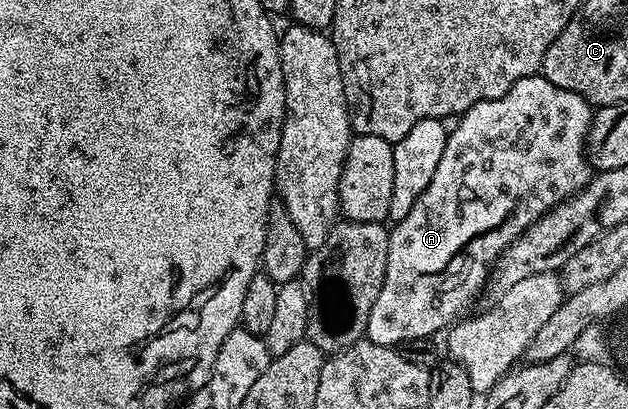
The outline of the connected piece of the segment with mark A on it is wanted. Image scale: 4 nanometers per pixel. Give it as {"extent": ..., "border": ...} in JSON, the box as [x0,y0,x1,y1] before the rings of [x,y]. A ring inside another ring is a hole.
{"extent":[367,75,593,347],"border":[[[543,75],[518,79],[518,83],[514,83],[514,87],[510,87],[510,91],[506,91],[506,95],[502,95],[493,101],[480,101],[474,107],[465,111],[462,124],[455,129],[453,134],[448,135],[446,151],[442,151],[442,159],[438,162],[438,168],[430,179],[430,187],[426,187],[426,191],[422,191],[422,195],[418,195],[418,203],[414,203],[414,207],[410,207],[410,215],[406,215],[401,221],[395,222],[391,226],[388,235],[388,250],[386,251],[386,275],[382,283],[382,291],[378,291],[378,299],[374,299],[374,307],[370,311],[367,340],[379,345],[398,347],[406,339],[435,338],[436,333],[441,332],[443,334],[445,330],[460,321],[469,312],[467,309],[471,307],[476,292],[483,285],[485,288],[496,260],[504,254],[504,250],[515,243],[539,217],[549,213],[561,201],[566,201],[569,197],[579,193],[588,184],[590,166],[586,152],[586,142],[588,130],[592,127],[593,116],[593,106],[585,97],[550,83]]]}

